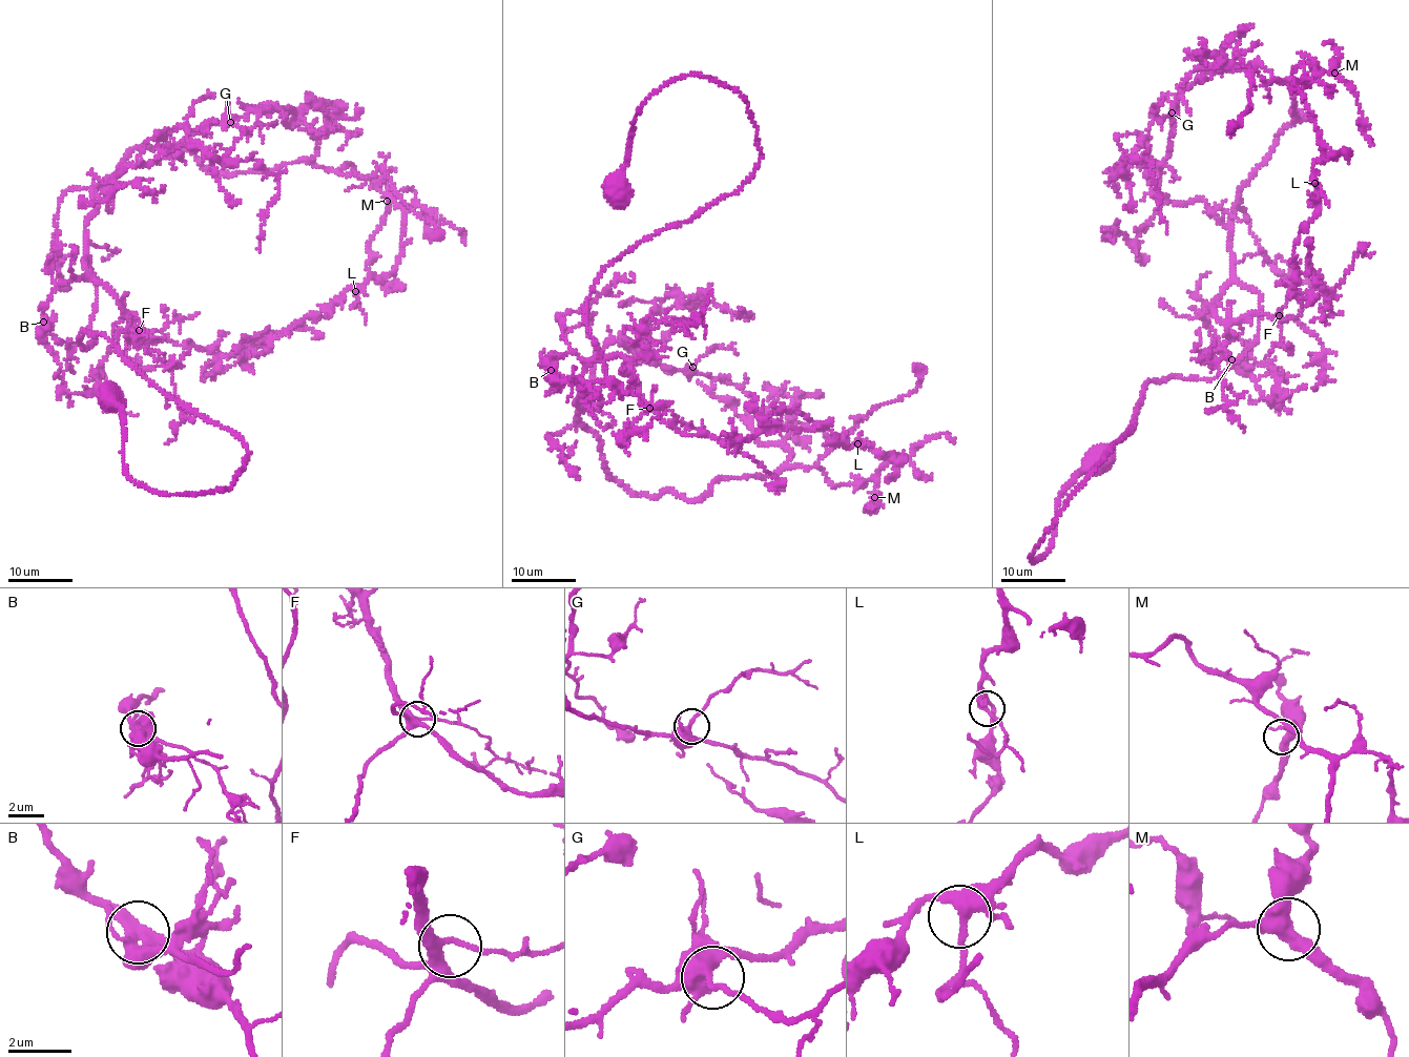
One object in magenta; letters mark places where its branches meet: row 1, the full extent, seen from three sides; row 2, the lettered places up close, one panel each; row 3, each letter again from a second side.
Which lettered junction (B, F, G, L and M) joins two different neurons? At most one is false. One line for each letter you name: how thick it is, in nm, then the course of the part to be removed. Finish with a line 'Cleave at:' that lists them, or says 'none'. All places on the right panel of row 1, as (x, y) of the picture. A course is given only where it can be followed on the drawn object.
B: Thickness 360 nm. Course of the part to remove: (1231, 360), (1250, 368), (1257, 364), (1272, 367), (1285, 376), (1298, 376)
Cleave at: B

